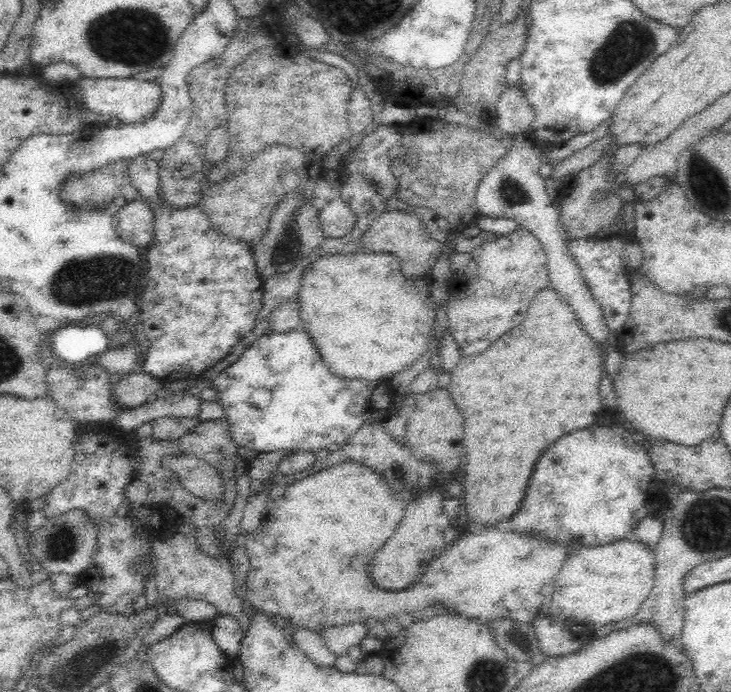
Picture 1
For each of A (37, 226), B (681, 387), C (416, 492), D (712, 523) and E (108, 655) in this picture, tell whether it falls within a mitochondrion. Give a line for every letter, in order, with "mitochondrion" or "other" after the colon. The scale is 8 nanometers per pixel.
A: other
B: other
C: other
D: mitochondrion
E: mitochondrion

